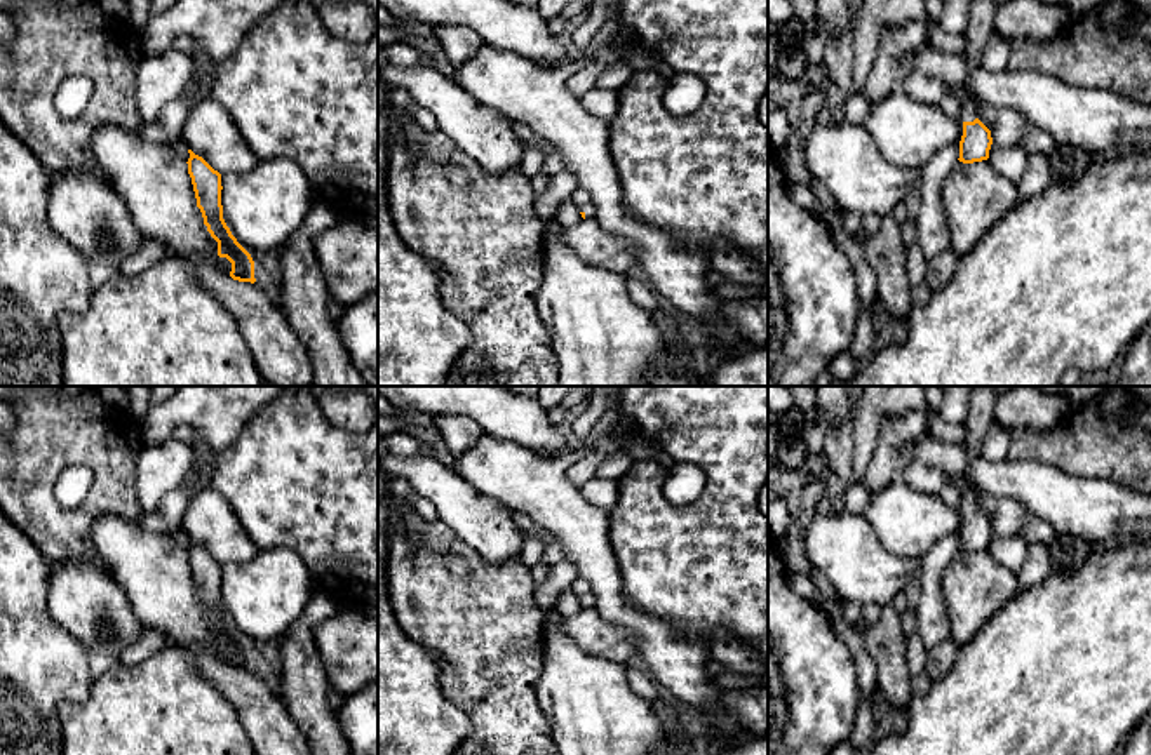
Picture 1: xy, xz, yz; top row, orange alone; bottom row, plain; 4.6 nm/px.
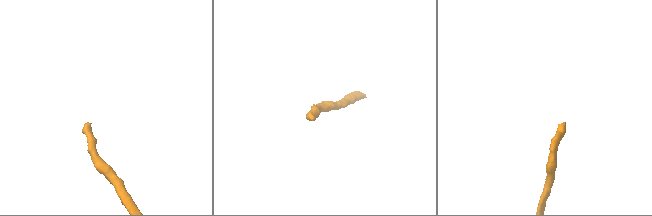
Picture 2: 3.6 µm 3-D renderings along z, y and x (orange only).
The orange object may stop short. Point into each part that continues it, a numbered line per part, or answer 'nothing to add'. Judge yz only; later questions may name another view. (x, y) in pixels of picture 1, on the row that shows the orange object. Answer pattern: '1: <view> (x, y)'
1: yz (970, 103)

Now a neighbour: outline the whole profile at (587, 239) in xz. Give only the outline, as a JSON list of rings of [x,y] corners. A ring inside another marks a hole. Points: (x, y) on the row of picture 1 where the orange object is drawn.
[[[585,217],[566,228],[568,245],[587,263],[602,266],[618,275],[637,270],[637,254],[623,238],[601,228],[596,217]]]

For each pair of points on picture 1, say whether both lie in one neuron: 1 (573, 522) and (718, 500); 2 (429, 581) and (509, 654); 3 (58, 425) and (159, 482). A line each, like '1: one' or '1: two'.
1: two
2: one
3: two

